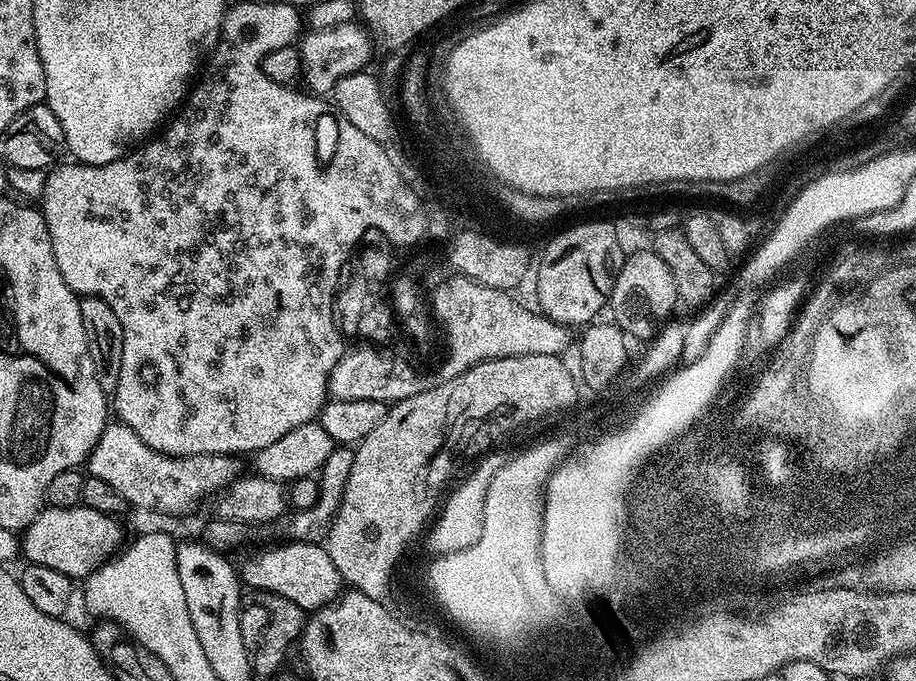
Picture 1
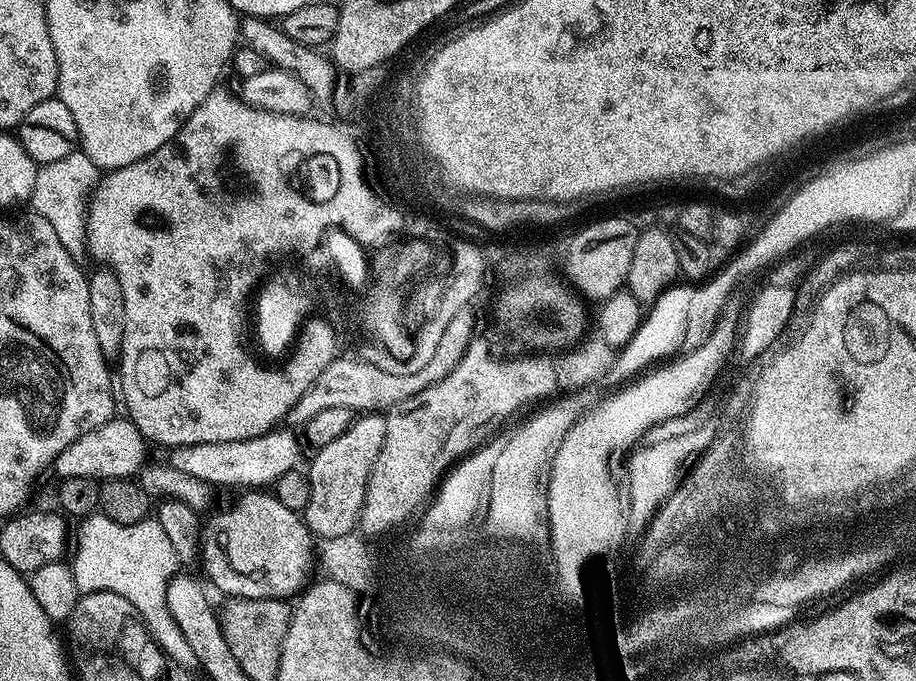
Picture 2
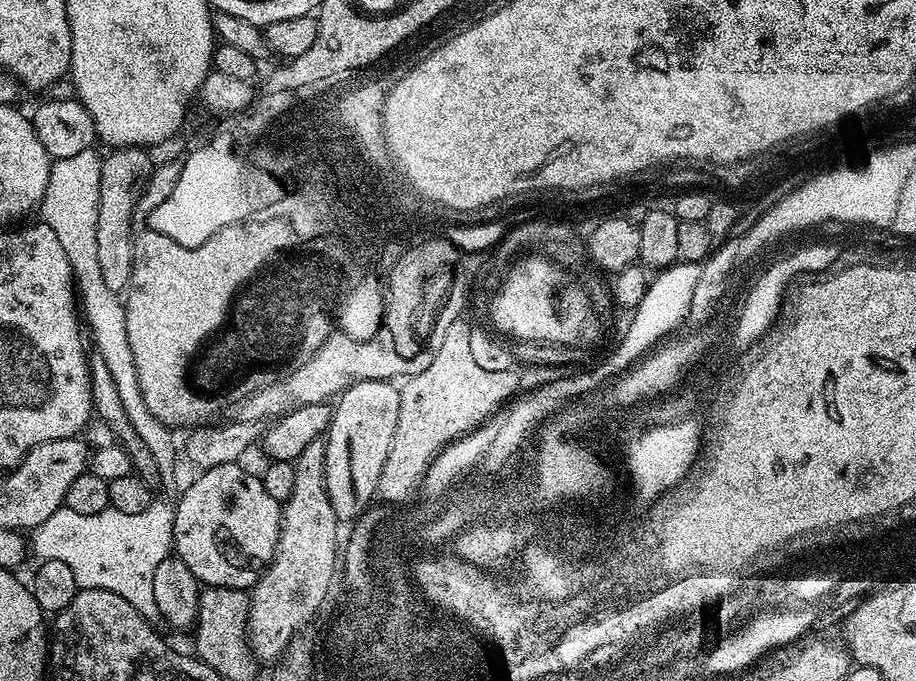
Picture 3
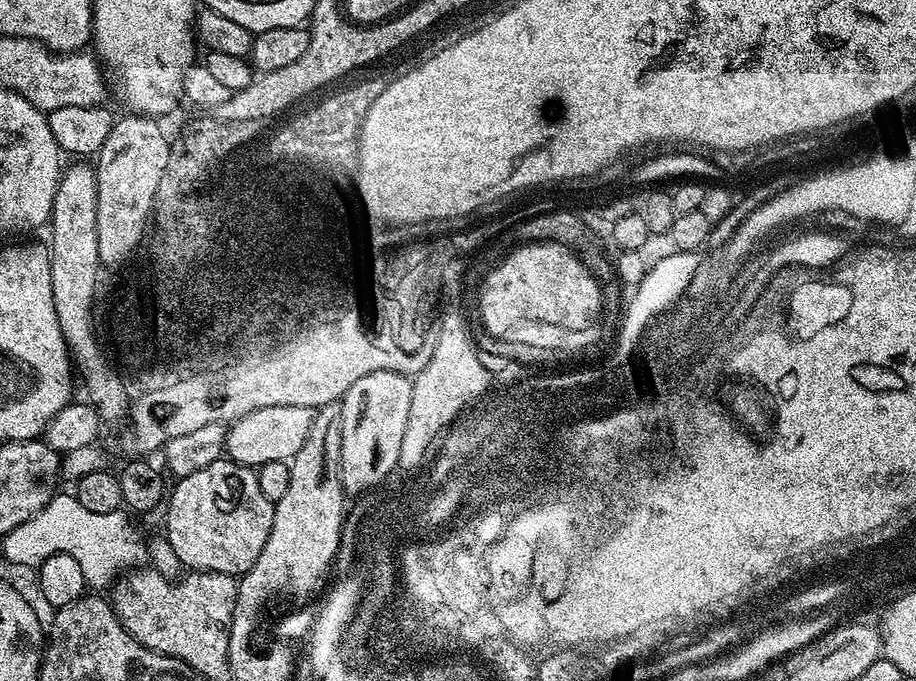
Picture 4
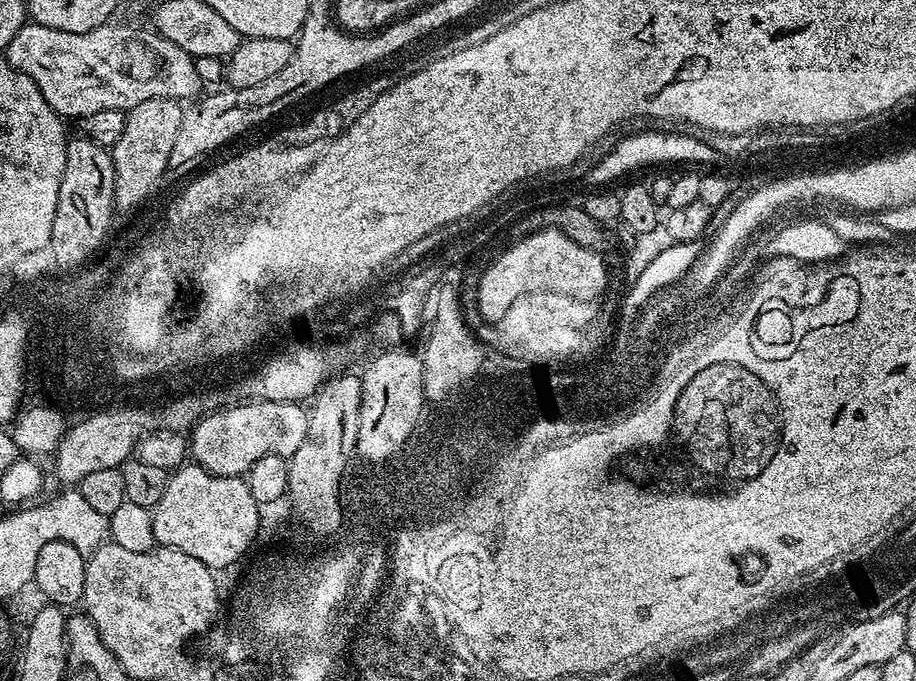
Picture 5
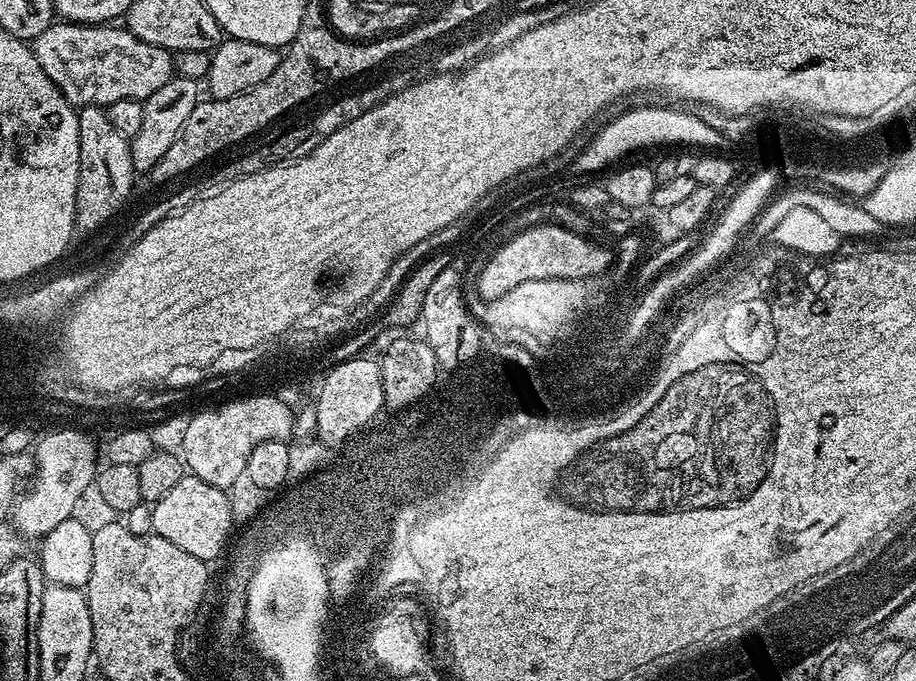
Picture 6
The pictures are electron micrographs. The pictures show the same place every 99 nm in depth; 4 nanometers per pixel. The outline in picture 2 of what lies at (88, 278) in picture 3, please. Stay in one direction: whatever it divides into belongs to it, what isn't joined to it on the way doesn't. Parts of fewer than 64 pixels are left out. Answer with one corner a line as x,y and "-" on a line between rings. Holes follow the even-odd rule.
77,150
56,162
41,165
28,199
29,205
32,204
31,211
46,218
61,239
62,246
77,260
83,259
87,251
87,202
101,178
102,170
86,153

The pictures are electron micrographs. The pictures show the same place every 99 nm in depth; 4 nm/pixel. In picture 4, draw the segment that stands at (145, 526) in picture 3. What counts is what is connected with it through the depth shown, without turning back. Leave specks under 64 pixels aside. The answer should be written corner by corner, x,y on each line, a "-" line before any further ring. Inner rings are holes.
53,495
41,512
34,514
29,520
22,522
22,526
3,537
4,556
12,564
25,564
26,567
35,569
46,558
65,552
70,554
70,558
74,558
74,562
78,562
78,566
82,566
82,578
89,589
107,589
117,576
137,567
146,556
145,541
140,541
139,534
132,529
131,522
124,515
123,511
94,514
94,510
86,510
86,506
82,506
75,495

